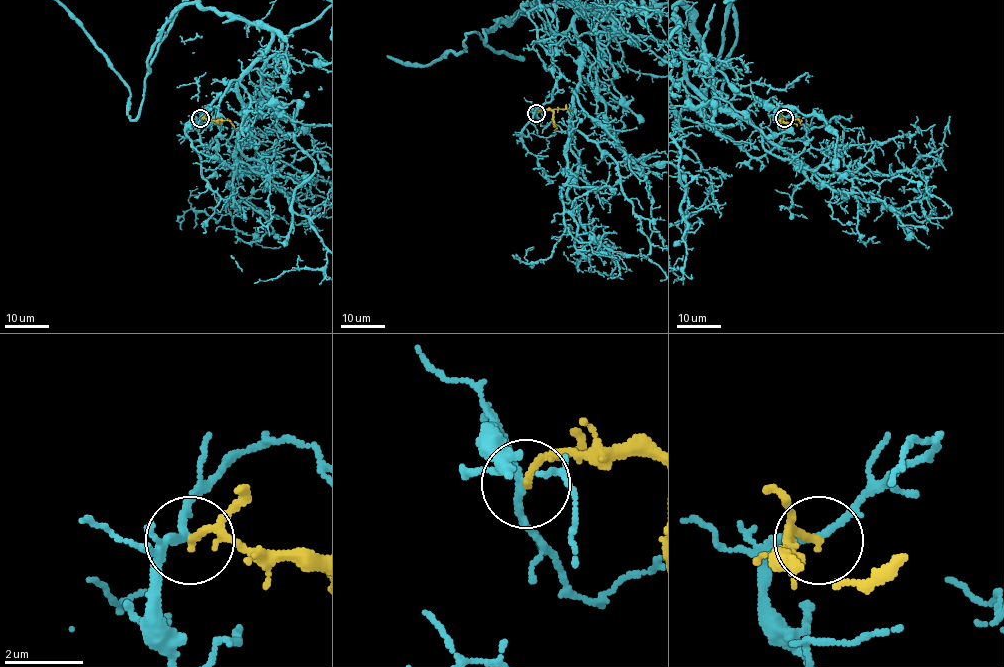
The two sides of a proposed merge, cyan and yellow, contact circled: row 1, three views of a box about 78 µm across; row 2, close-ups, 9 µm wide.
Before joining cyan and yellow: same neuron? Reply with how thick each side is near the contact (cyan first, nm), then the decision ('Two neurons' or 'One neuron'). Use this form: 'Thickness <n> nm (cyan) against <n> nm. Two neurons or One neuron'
Thickness 170 nm (cyan) against 200 nm. Two neurons

